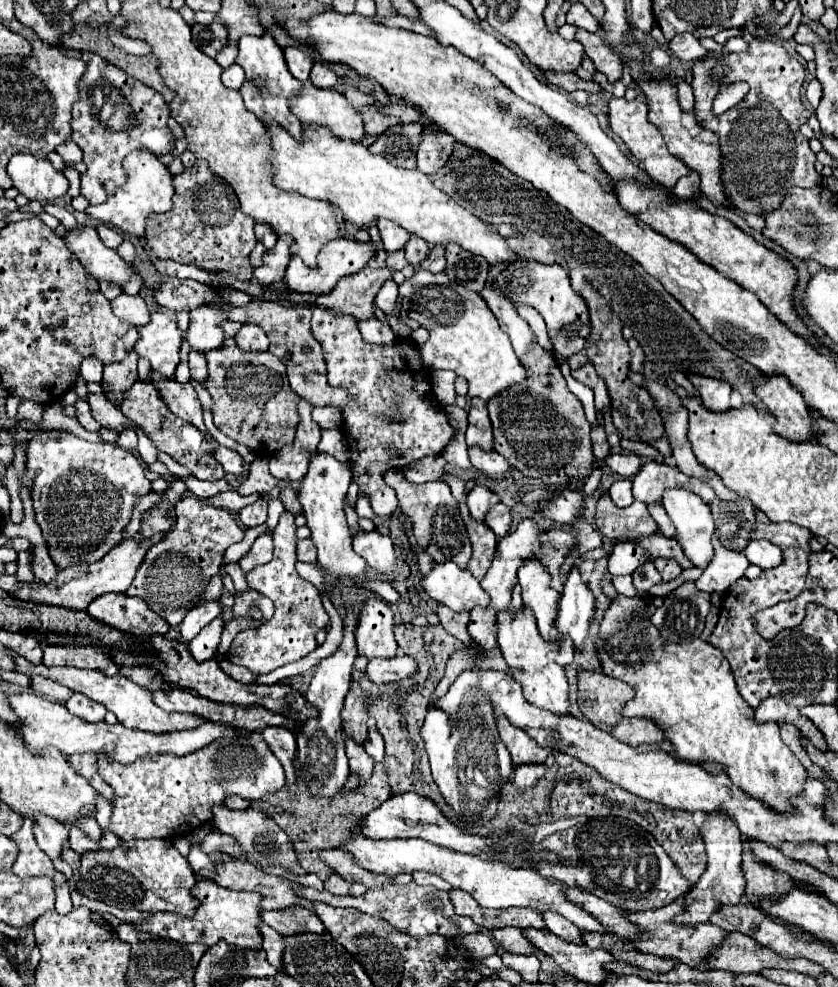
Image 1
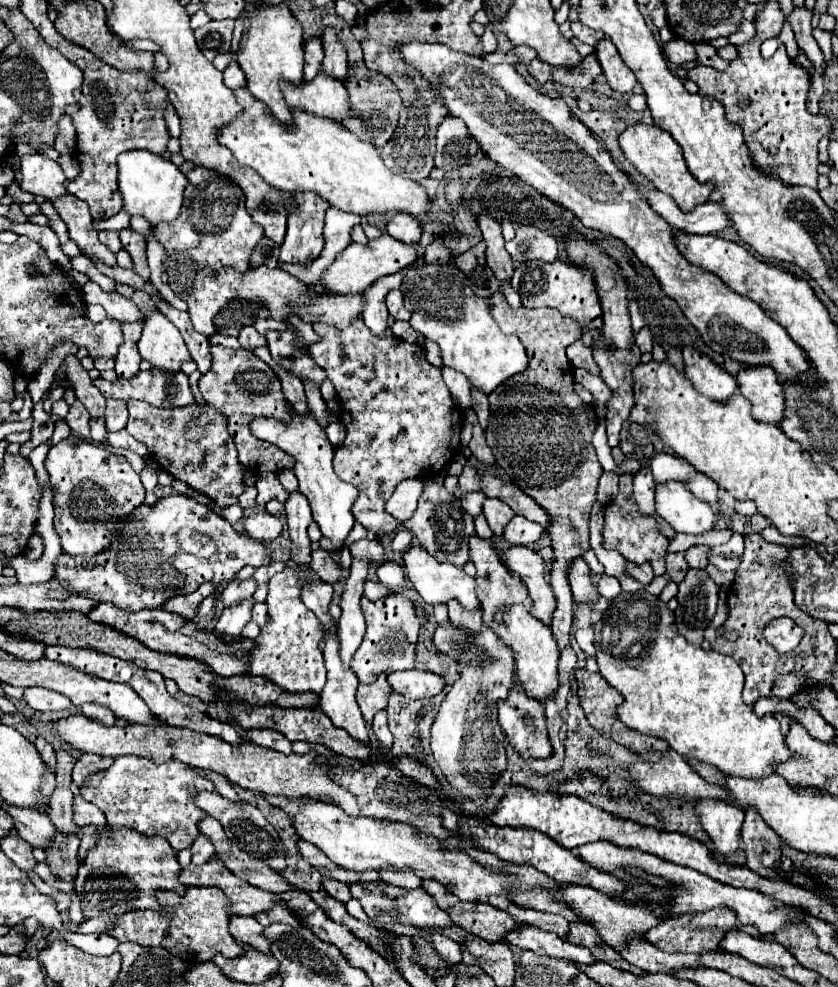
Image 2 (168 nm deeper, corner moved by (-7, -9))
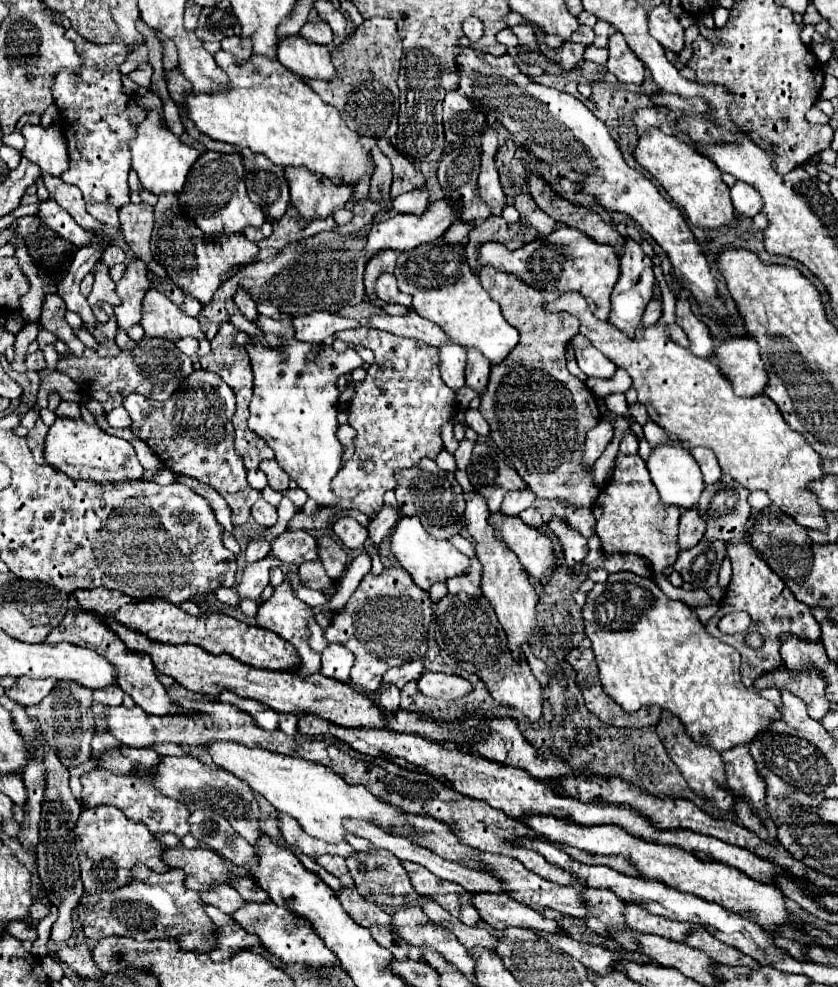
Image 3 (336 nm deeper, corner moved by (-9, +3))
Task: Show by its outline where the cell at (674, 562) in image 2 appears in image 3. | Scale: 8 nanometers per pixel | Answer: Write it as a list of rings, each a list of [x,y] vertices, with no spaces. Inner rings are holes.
[[[697,508],[685,510],[679,520],[679,538],[677,538],[679,550],[693,548],[703,538],[703,532],[705,532],[705,522],[697,514]],[[699,526],[703,526],[703,530],[699,530]]]

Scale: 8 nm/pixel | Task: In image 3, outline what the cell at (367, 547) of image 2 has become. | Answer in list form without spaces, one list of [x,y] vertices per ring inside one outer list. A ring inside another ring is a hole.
[[[339,518],[332,526],[335,536],[343,542],[347,548],[363,548],[369,532],[353,518]]]

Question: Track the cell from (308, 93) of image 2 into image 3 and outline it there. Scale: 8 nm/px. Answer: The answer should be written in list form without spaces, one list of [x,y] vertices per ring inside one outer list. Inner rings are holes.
[[[287,36],[279,50],[277,60],[293,74],[307,80],[333,80],[337,70],[331,64],[331,52],[327,46],[317,46],[301,36]]]

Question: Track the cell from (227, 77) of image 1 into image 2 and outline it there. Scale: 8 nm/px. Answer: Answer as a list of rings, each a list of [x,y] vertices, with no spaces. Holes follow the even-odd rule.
[[[229,62],[223,76],[225,76],[225,86],[231,88],[231,90],[245,86],[245,74],[243,74],[243,70],[239,70],[237,62]]]

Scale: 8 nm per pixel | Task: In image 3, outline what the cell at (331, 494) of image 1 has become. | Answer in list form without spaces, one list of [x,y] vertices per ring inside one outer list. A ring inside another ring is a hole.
[[[289,316],[281,320],[259,318],[255,324],[263,330],[273,350],[263,348],[257,340],[253,346],[247,346],[255,374],[253,400],[249,404],[251,416],[247,420],[249,430],[275,450],[279,466],[317,502],[317,506],[337,506],[337,494],[331,490],[331,480],[341,468],[343,446],[335,436],[335,428],[339,426],[339,392],[335,382],[339,374],[363,366],[363,360],[355,350],[337,354],[333,348],[325,348],[325,344],[297,342]]]

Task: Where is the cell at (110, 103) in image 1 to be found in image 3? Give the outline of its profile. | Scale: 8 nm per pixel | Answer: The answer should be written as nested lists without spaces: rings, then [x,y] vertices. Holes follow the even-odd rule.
[[[71,28],[65,30],[65,36],[75,44],[83,64],[77,74],[57,74],[53,84],[53,96],[61,112],[63,134],[69,148],[69,170],[61,174],[61,180],[77,186],[87,204],[105,202],[121,208],[129,204],[129,140],[135,136],[135,128],[147,118],[147,110],[137,104],[135,96],[125,94],[121,88],[119,66],[125,62],[129,50],[127,44],[117,42],[105,46],[91,44]]]

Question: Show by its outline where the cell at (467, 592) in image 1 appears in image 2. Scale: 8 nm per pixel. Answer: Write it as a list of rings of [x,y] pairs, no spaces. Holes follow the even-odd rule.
[[[411,546],[403,552],[403,564],[407,568],[407,576],[411,580],[411,584],[415,586],[415,590],[419,592],[419,596],[427,602],[427,604],[447,604],[451,598],[457,598],[461,602],[461,606],[473,610],[479,608],[479,600],[477,600],[477,584],[475,578],[467,576],[461,568],[449,564],[449,562],[437,562],[423,546]]]

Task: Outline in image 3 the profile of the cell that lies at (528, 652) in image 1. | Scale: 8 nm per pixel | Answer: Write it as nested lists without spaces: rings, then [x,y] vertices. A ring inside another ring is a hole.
[[[467,494],[465,496],[467,508],[465,508],[465,518],[463,518],[463,530],[461,536],[467,538],[475,546],[475,554],[483,566],[483,576],[481,576],[481,590],[483,596],[489,600],[489,604],[495,608],[495,614],[507,634],[509,648],[519,660],[521,656],[521,644],[531,644],[535,638],[535,628],[537,628],[537,592],[533,590],[533,584],[529,582],[529,576],[525,574],[521,562],[513,556],[513,552],[499,540],[495,530],[489,524],[489,510],[487,502],[481,496]]]

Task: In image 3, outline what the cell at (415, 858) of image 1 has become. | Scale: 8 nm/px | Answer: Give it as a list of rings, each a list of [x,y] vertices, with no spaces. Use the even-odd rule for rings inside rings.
[[[219,740],[209,746],[209,754],[213,756],[213,762],[217,766],[245,780],[255,792],[263,794],[279,812],[293,816],[307,834],[325,842],[345,842],[345,820],[365,820],[379,826],[381,830],[387,830],[389,834],[393,834],[395,830],[405,830],[409,838],[425,836],[425,832],[409,826],[407,814],[403,814],[399,808],[379,800],[365,786],[347,784],[343,778],[333,774],[333,770],[321,764],[297,756],[281,756],[261,748],[247,748],[237,742]]]

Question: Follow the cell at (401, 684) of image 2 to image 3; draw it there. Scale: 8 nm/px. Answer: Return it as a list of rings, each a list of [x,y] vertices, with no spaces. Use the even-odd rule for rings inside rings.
[[[425,670],[417,680],[417,688],[425,696],[451,700],[451,698],[459,698],[467,694],[471,690],[471,684],[465,678],[455,676],[455,674],[441,674],[441,672]]]

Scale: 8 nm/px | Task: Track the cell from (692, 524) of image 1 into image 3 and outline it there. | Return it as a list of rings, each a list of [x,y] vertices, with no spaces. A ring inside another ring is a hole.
[[[671,440],[671,444],[655,448],[647,460],[647,470],[651,474],[651,482],[659,490],[661,502],[679,506],[681,510],[691,510],[697,506],[697,502],[705,490],[705,482],[703,482],[703,476],[701,476],[701,470],[697,466],[695,458],[679,442]]]

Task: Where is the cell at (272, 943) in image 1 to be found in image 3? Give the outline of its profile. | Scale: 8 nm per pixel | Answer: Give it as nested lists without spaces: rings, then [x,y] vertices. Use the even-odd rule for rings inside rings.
[[[217,886],[217,888],[211,890],[211,892],[203,892],[201,898],[203,898],[205,904],[215,906],[215,908],[223,910],[223,912],[229,914],[229,916],[231,916],[235,910],[239,910],[239,908],[243,906],[243,902],[245,902],[233,886]]]

